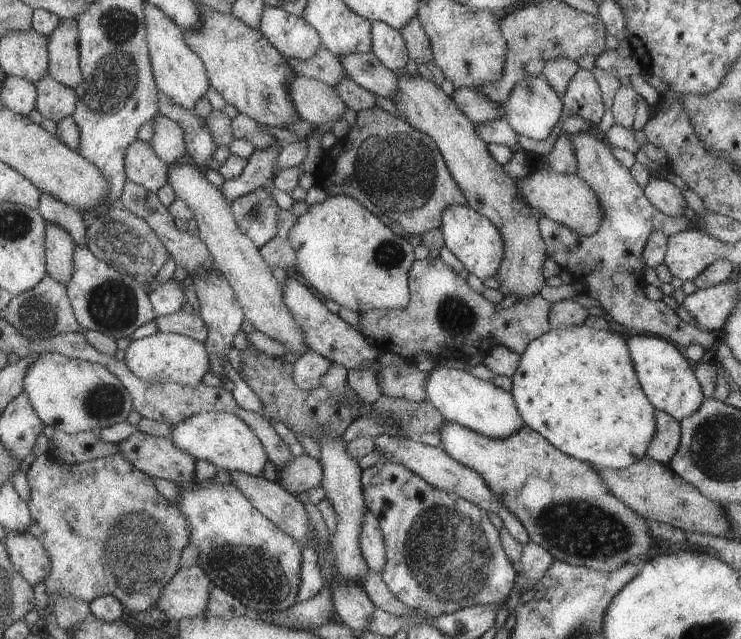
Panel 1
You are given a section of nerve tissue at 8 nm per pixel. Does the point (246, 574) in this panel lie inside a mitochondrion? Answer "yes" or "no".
yes

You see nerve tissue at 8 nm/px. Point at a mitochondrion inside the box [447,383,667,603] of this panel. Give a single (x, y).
(576, 528)

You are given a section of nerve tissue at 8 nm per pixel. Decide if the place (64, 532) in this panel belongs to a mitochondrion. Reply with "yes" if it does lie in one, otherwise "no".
no

